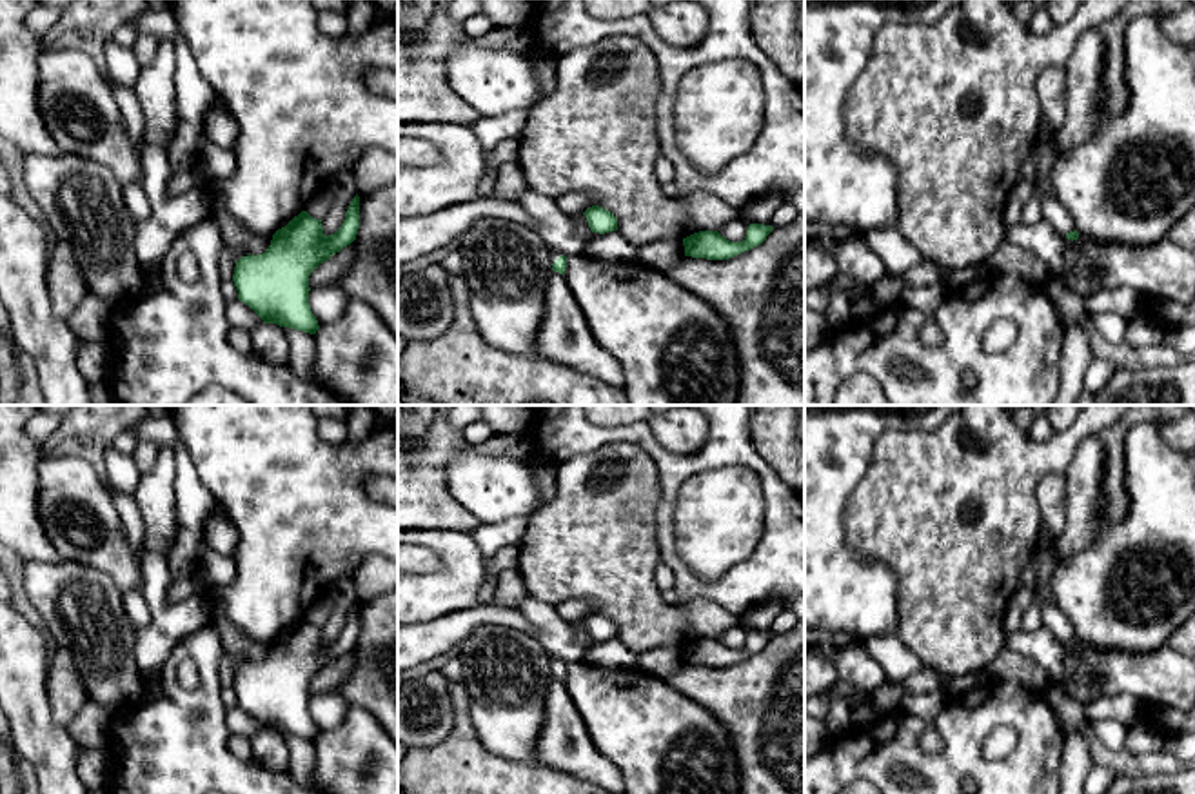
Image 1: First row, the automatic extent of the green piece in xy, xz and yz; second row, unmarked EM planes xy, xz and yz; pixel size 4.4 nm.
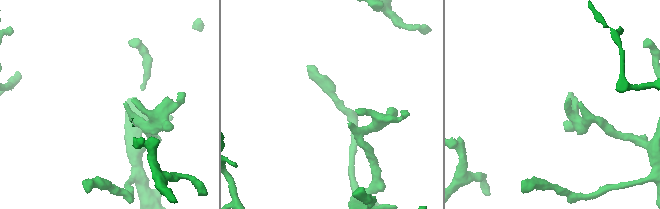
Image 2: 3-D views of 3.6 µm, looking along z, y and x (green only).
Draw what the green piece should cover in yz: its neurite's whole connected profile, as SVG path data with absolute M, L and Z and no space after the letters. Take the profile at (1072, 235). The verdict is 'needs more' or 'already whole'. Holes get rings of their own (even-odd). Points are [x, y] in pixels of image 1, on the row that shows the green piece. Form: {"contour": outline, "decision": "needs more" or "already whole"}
{"contour": "M1041 185L1035 189L1035 196L1039 198L1042 218L1050 222L1061 236L1072 242L1077 240L1075 222L1057 196L1048 196Z", "decision": "needs more"}

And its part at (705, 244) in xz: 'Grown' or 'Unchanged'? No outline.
Unchanged

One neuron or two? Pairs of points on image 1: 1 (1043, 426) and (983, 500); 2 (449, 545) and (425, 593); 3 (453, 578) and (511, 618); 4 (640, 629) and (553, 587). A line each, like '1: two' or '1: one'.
1: two
2: one
3: two
4: one

